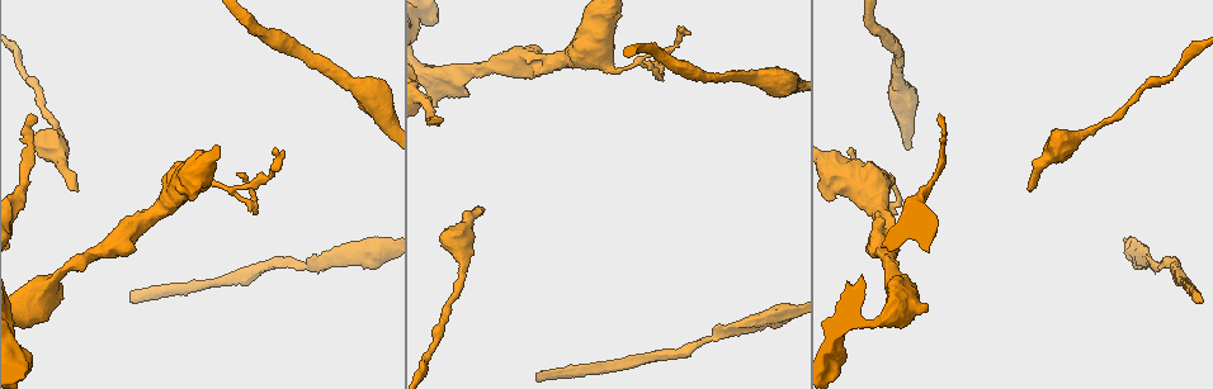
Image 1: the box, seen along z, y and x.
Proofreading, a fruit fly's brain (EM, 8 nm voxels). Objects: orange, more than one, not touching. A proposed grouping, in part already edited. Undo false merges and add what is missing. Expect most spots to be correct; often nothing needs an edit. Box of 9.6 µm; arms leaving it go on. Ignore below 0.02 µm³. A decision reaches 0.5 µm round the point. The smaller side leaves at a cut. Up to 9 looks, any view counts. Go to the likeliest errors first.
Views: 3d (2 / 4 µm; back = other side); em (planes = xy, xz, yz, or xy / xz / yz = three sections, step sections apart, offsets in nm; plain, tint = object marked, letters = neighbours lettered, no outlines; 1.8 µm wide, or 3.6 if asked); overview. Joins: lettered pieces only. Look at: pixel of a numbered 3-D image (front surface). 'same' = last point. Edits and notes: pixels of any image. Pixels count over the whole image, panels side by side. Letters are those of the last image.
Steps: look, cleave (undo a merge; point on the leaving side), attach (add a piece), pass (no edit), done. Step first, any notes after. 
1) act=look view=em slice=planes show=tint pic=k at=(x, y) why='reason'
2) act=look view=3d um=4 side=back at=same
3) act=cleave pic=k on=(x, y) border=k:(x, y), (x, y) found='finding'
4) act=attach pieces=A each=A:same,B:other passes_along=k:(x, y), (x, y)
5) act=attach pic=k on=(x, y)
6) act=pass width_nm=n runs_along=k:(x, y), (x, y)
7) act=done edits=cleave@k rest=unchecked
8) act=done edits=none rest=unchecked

act=look view=3d um=4 side=back pic=1 at=(438, 117) why='free end'

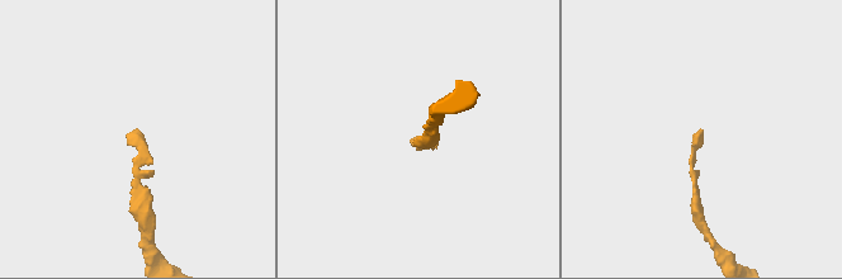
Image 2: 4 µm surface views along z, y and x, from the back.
act=look view=em slice=planes show=plain pic=2 at=(699, 131) why='now the EM'

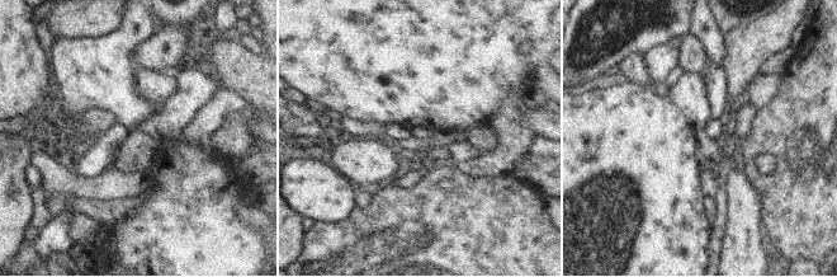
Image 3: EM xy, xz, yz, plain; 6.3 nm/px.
act=look view=em slice=planes show=letters at=same

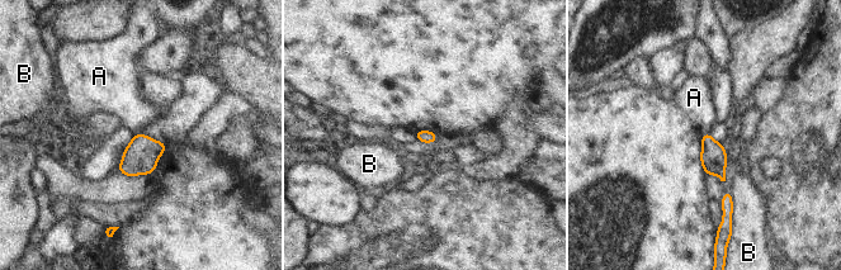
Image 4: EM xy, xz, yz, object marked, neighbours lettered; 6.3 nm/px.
act=pass width_nm=80 each=A:other,B:other border=4:(140, 132), (133, 136) found='none of them fits'

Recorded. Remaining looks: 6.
act=look view=3d um=4 pic=1 at=(681, 29) why='tapers out'

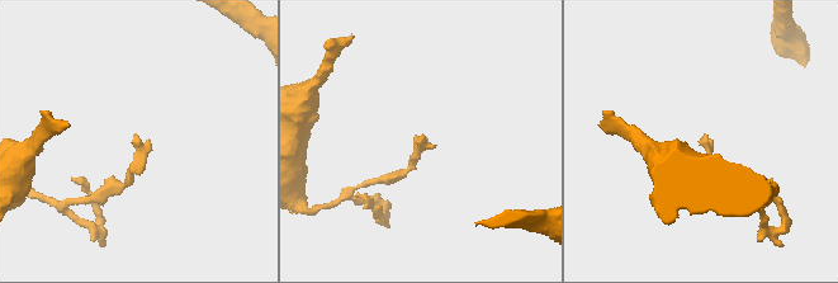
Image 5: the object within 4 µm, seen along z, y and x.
act=look view=em slice=planes show=letters pic=5 at=(420, 139) why='need the tissue'

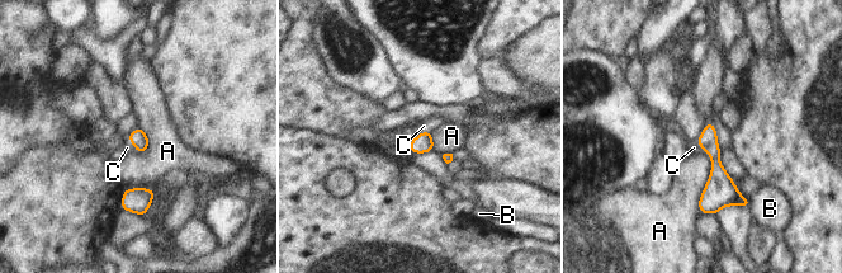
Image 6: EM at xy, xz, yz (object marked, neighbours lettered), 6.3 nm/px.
act=attach pieces=C width_nm=110 each=A:other,B:other,C:same passes_along=6:(424, 142), (416, 136), (430, 125) found='it goes on there'

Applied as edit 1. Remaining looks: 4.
act=look view=overview

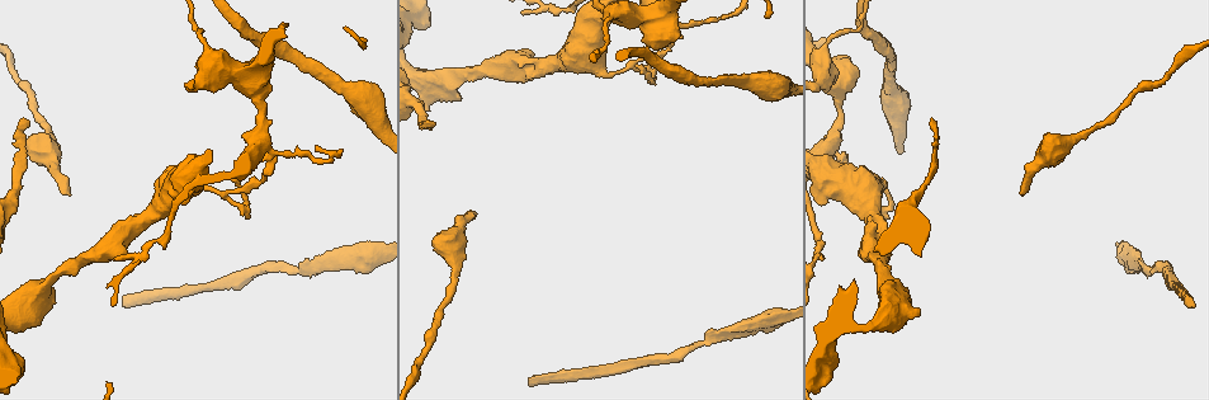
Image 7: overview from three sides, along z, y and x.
act=look view=3d um=4 side=back pic=7 at=(70, 196) why='free end'

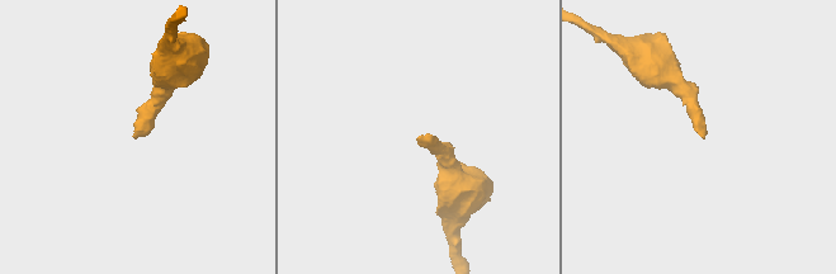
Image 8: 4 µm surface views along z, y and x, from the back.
act=look view=em slice=planes show=letters pic=8 at=(703, 134)

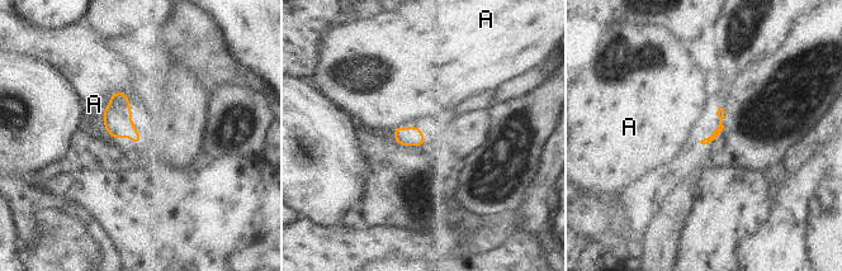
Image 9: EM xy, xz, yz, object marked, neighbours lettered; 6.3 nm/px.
act=pass each=A:other border=9:(110, 95), (103, 113), (103, 120) found='none of them fits'

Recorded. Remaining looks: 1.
act=done edits=attach@6 rest=unchecked

